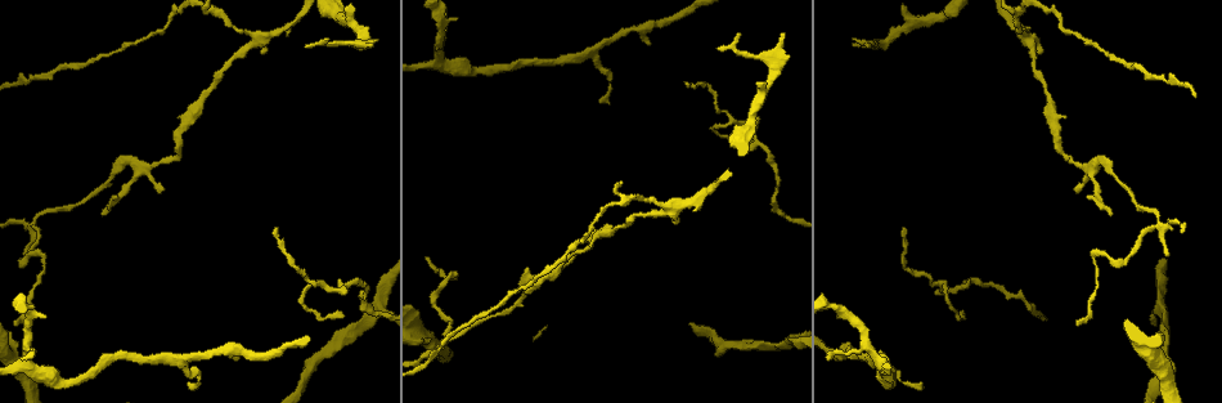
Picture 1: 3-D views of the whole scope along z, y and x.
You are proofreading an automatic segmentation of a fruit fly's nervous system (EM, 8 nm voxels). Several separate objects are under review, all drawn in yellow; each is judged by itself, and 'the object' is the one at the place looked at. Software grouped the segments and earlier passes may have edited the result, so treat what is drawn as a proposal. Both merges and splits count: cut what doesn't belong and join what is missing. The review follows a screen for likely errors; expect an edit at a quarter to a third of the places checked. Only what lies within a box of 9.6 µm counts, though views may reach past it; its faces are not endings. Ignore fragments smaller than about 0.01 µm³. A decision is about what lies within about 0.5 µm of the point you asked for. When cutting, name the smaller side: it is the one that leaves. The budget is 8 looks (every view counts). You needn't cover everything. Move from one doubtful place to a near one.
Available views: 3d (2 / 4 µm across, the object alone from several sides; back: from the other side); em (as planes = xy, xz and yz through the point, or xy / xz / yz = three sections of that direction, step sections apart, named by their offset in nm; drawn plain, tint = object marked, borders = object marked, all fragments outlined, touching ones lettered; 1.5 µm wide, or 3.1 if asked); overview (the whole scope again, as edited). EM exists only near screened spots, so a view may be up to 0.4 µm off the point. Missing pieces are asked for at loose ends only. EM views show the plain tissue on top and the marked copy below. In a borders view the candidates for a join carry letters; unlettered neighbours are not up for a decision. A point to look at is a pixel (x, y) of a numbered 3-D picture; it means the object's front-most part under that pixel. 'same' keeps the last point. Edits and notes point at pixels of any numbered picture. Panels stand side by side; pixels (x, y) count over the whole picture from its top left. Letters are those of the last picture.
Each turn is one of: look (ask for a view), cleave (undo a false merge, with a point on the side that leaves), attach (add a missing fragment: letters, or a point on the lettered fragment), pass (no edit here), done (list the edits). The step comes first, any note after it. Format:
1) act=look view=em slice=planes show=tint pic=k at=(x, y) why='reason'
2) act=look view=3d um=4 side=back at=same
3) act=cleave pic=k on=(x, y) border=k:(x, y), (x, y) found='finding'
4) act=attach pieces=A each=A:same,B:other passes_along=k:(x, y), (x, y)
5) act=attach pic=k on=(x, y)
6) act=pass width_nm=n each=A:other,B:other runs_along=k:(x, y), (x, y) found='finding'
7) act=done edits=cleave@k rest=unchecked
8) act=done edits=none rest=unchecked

act=look view=3d um=2 pic=1 at=(342, 312) why='thin end'

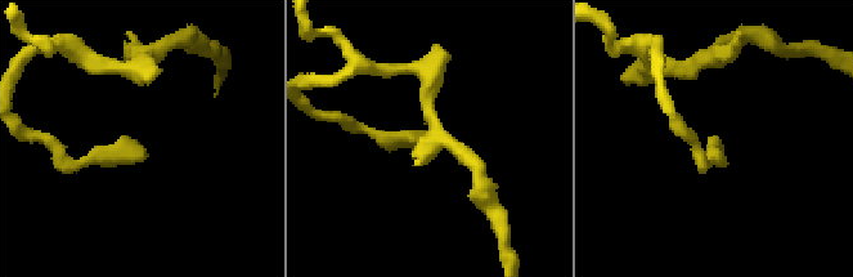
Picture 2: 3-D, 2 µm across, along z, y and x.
act=look view=em slice=yz step=4 show=borders pic=2 at=(721, 139)

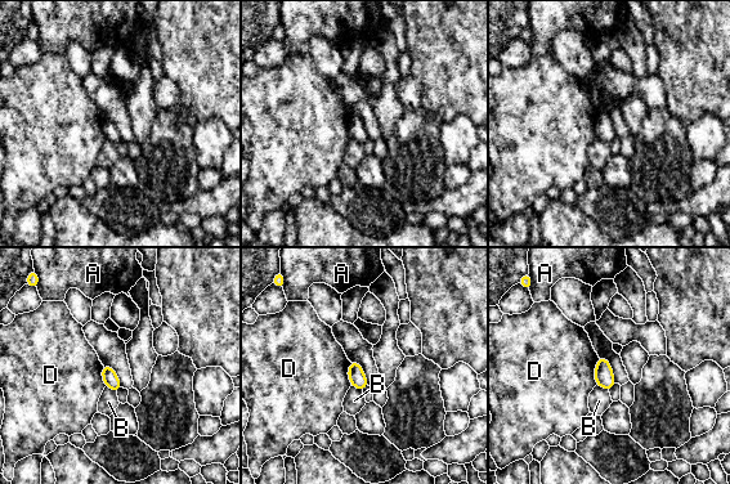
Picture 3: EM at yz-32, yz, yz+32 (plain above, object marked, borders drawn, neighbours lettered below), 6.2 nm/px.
act=look view=em slice=planes show=borders at=same

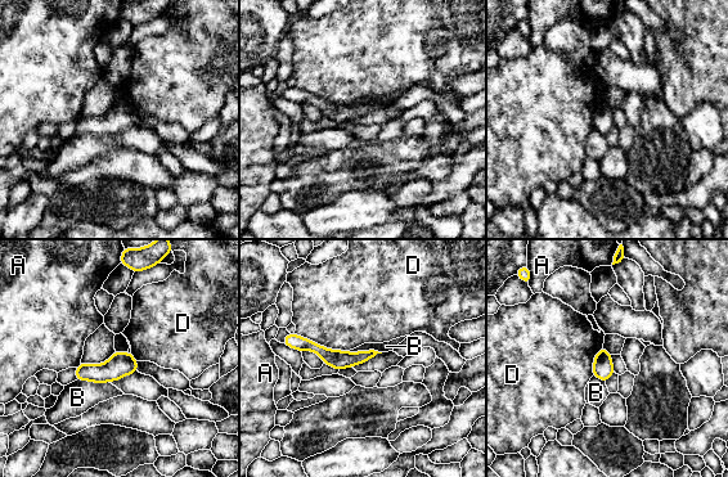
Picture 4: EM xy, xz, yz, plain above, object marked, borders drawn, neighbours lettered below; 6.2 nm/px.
act=pass each=A:other,B:other,D:other border=4:(293, 333), (329, 349), (347, 351) found='none of them fits'

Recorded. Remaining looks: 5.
act=look view=em slice=planes show=borders pic=1 at=(1161, 222) why='sharp bend'

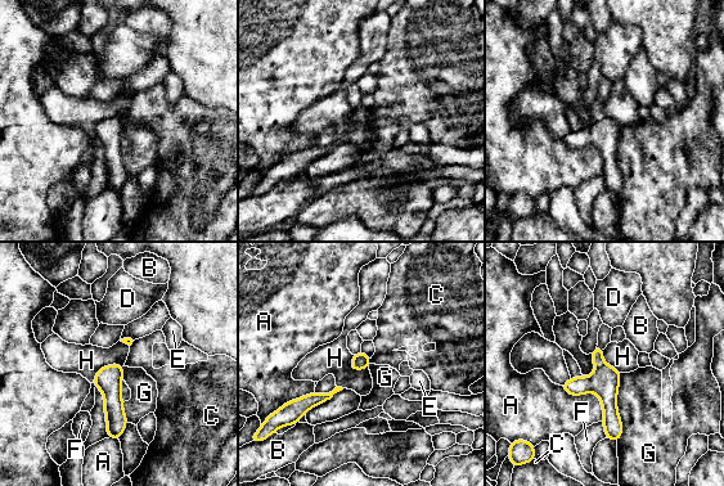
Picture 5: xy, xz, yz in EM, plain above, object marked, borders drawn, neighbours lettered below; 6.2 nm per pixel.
act=pass each=A:other,B:other,C:other,D:other,E:other,F:other,G:other,H:other border=5:(124, 365), (102, 367), (91, 382) found='one cell here'

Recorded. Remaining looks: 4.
act=look view=3d um=2 pic=1 at=(1094, 257) why='abrupt turn'

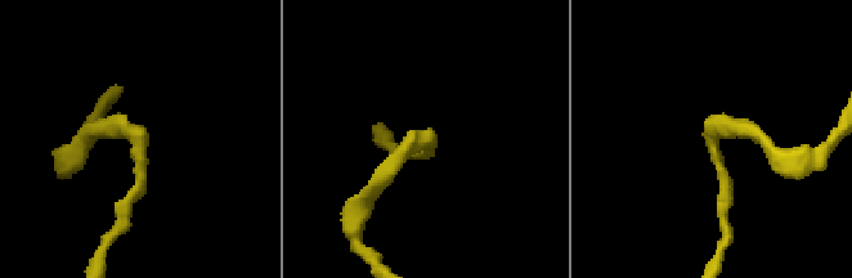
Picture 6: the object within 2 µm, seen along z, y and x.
act=look view=em slice=planes show=borders pic=6 at=(133, 137)

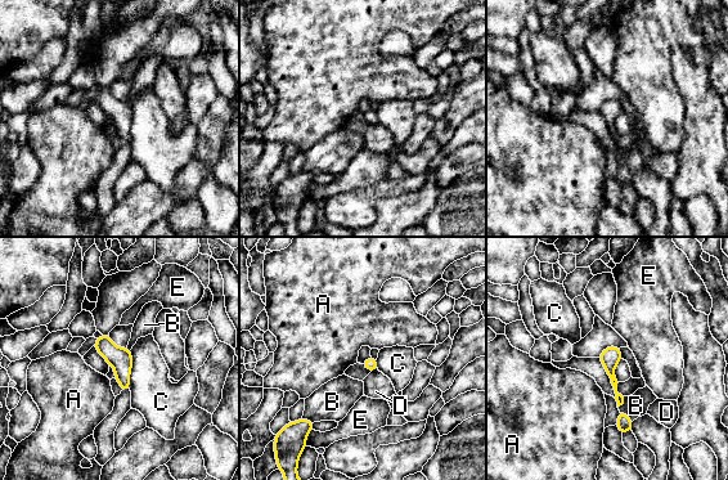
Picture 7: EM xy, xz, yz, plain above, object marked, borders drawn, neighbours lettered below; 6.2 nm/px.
act=pass width_nm=80 each=A:other,B:other,C:other,D:other,E:other border=7:(619, 409), (632, 421) found='continuous, no second cell'

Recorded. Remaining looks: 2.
act=done edits=none rest=unchecked

